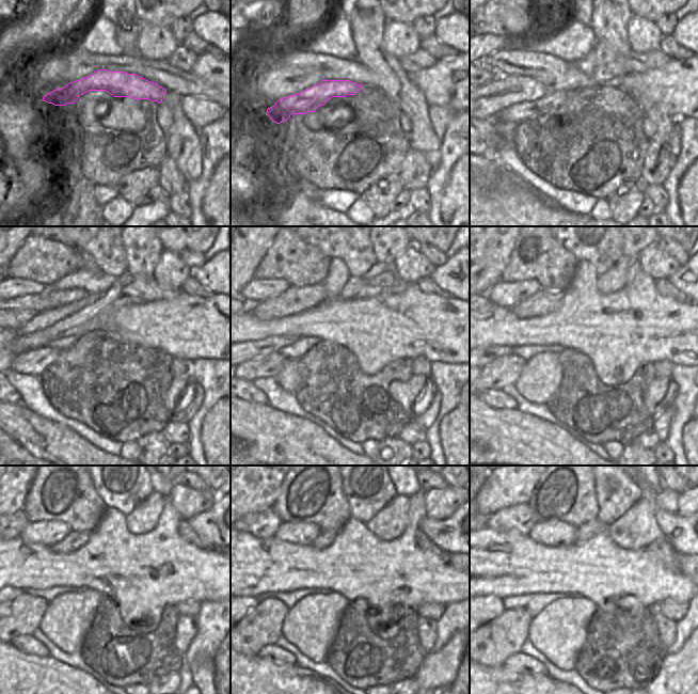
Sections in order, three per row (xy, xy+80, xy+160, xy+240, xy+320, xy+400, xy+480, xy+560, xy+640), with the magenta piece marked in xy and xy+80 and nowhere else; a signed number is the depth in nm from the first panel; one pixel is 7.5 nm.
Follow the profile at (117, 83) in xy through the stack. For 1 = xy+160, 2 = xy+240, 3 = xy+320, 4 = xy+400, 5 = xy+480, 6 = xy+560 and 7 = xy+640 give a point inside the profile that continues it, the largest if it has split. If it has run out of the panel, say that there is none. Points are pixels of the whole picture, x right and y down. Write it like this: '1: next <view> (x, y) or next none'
1: next xy+160 (519, 112)
2: next xy+240 (33, 362)
3: next xy+320 (271, 365)
4: next xy+400 (505, 371)
5: next xy+480 (24, 617)
6: next xy+560 (262, 626)
7: next xy+640 (492, 644)

